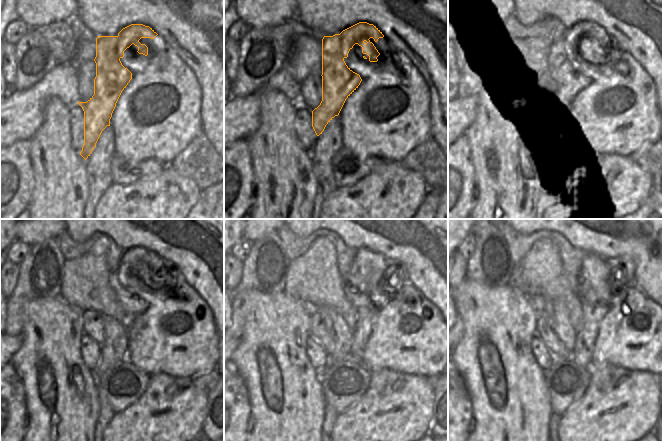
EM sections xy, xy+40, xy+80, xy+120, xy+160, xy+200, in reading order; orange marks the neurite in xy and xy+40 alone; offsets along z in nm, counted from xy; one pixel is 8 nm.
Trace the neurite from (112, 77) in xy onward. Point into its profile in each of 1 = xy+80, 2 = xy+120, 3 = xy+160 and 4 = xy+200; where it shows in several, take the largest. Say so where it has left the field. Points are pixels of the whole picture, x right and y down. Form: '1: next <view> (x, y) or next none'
1: next xy+80 (568, 82)
2: next xy+120 (144, 260)
3: next xy+160 (371, 265)
4: next xy+200 (595, 290)

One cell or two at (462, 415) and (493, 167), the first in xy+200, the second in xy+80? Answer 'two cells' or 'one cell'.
two cells

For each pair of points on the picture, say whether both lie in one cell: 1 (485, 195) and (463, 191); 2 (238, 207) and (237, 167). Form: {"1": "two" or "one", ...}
{"1": "two", "2": "one"}

